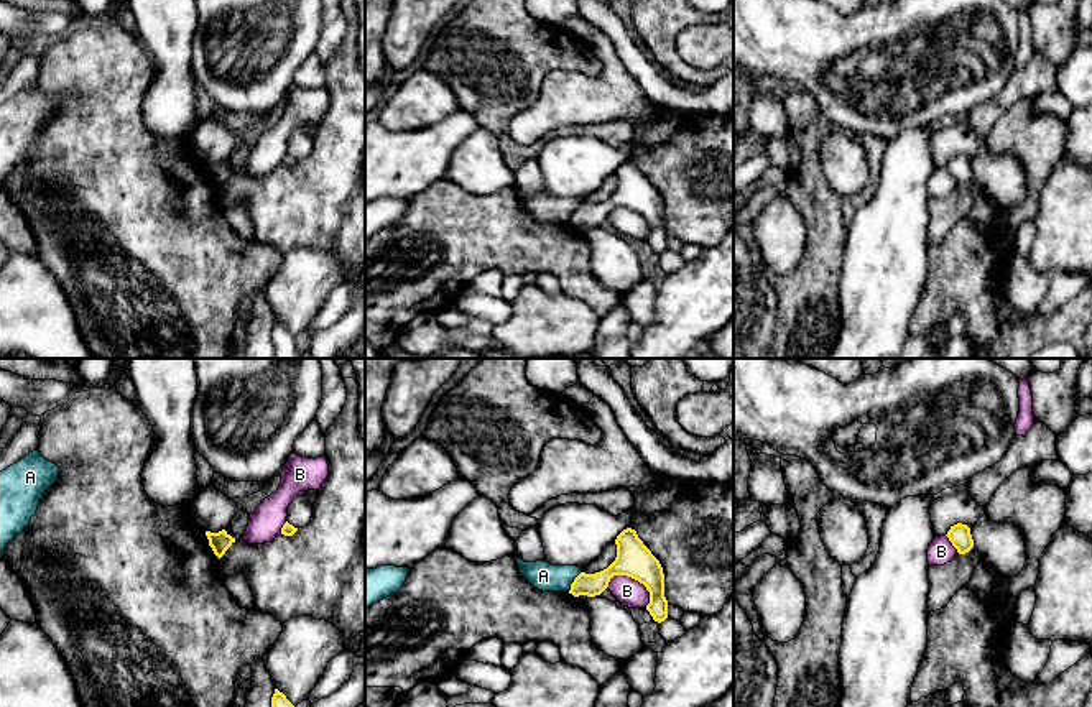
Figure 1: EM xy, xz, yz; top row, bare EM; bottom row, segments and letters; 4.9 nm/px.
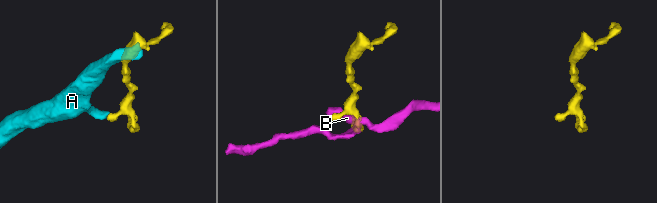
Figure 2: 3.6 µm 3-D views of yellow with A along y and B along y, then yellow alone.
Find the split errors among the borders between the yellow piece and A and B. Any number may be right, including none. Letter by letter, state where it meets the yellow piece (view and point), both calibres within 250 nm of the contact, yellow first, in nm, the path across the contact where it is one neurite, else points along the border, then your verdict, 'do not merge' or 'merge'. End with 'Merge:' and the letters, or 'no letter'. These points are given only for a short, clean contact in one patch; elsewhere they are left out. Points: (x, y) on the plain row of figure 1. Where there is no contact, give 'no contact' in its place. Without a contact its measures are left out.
A: xz (574, 212) | 110/140 nm | do not merge
B: xz (637, 211) | 180/140 nm | do not merge
Merge: no letter

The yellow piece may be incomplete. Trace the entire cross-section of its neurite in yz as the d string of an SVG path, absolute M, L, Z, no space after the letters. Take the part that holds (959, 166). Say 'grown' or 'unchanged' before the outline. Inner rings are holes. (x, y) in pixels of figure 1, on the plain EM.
unchanged | M957 155L951 158L946 168L959 186L965 186L974 179L974 171L967 156Z

